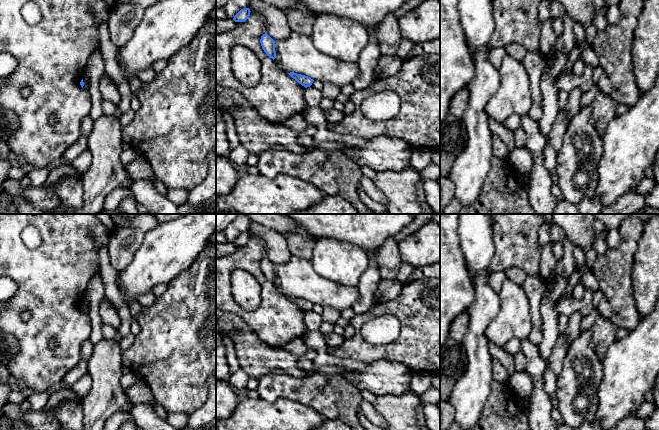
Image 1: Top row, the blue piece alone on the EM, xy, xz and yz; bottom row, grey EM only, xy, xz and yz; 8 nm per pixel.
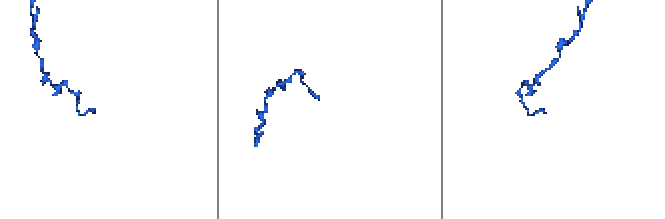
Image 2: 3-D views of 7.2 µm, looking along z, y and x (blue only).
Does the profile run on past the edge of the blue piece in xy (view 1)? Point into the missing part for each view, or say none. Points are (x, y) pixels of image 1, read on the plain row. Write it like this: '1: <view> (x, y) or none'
1: none

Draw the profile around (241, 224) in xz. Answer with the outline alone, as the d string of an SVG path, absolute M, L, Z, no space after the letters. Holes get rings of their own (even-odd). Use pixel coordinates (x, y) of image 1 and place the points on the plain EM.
M240 214L223 231L227 242L233 243L241 233L249 232L251 222L246 214Z

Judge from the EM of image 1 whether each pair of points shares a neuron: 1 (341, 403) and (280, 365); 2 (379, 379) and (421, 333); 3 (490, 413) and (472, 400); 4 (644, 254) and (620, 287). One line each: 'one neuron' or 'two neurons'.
1: two neurons
2: two neurons
3: two neurons
4: two neurons

